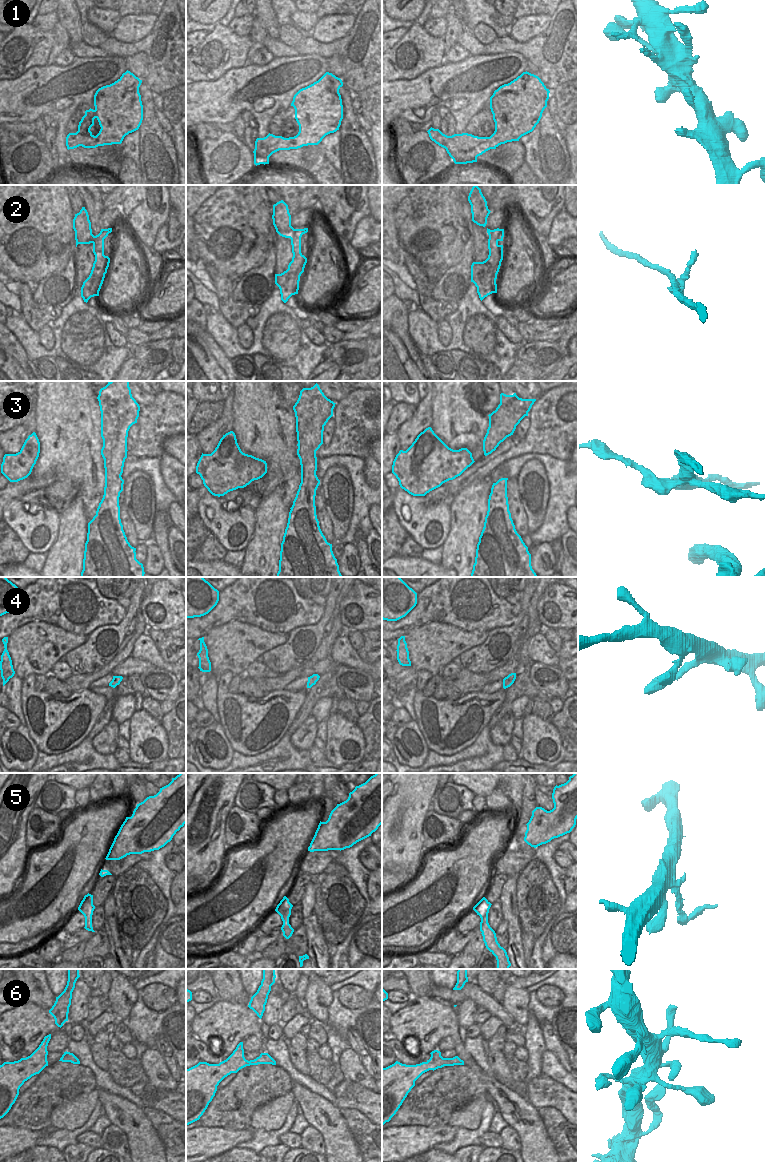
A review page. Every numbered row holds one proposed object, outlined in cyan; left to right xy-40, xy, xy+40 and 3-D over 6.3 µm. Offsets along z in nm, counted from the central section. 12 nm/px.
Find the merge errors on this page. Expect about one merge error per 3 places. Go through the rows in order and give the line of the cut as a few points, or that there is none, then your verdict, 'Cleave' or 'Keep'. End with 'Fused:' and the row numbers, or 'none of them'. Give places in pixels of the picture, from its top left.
1: No split. Keep
2: Split along xy (296, 229), (290, 238). Cleave
3: Split along xy+40 (513, 431), (505, 426), (502, 434). Cleave
4: No split. Keep
5: Split along xy+40 (487, 915), (484, 919), (484, 928), (481, 931). Cleave
6: No split. Keep
Fused: 2, 3, 5

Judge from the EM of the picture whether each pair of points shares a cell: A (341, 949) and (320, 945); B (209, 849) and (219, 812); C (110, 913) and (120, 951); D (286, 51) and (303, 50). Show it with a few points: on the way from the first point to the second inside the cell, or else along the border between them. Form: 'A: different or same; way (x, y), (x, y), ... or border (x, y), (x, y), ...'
A: different; border (328, 946), (331, 958)
B: same; way (209, 840), (211, 821)
C: same; way (110, 922), (110, 929), (116, 942)
D: different; border (292, 47), (299, 54)

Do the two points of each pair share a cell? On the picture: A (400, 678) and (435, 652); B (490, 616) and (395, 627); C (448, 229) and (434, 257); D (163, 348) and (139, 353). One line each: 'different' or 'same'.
A: different
B: same
C: same
D: same

